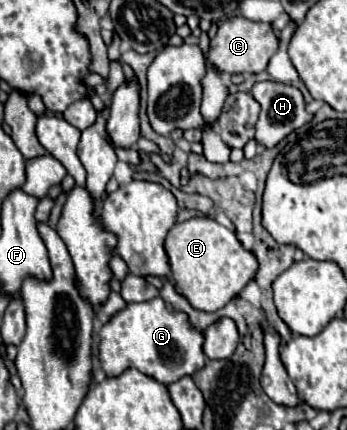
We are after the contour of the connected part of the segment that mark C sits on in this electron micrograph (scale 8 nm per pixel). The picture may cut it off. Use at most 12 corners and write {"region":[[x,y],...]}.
{"region":[[227,18],[207,66],[227,74],[267,68],[279,40],[271,24]]}

